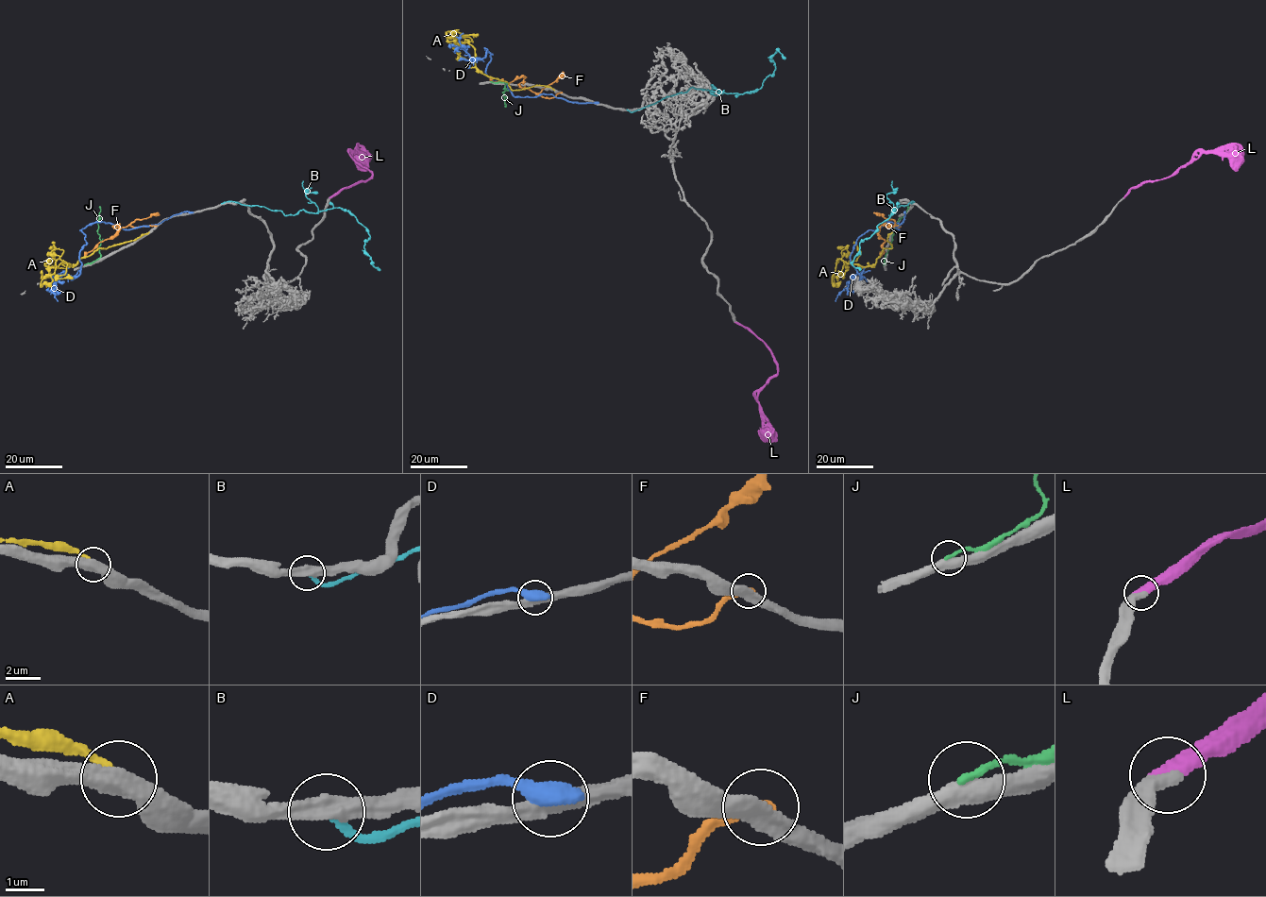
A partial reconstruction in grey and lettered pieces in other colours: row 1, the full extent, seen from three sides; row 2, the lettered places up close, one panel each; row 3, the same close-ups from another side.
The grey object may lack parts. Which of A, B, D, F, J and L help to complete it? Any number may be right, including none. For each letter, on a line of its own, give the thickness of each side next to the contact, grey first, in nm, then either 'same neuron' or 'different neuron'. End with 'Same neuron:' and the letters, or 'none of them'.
A: 480/320 nm | different neuron
B: 440/280 nm | different neuron
D: 440/600 nm | different neuron
F: 460/280 nm | different neuron
J: 440/180 nm | different neuron
L: 440/440 nm | same neuron
Same neuron: L

